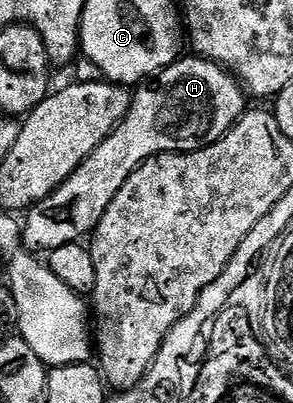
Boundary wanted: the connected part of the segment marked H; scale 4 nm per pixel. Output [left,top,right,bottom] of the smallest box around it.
[22,56,246,252]

